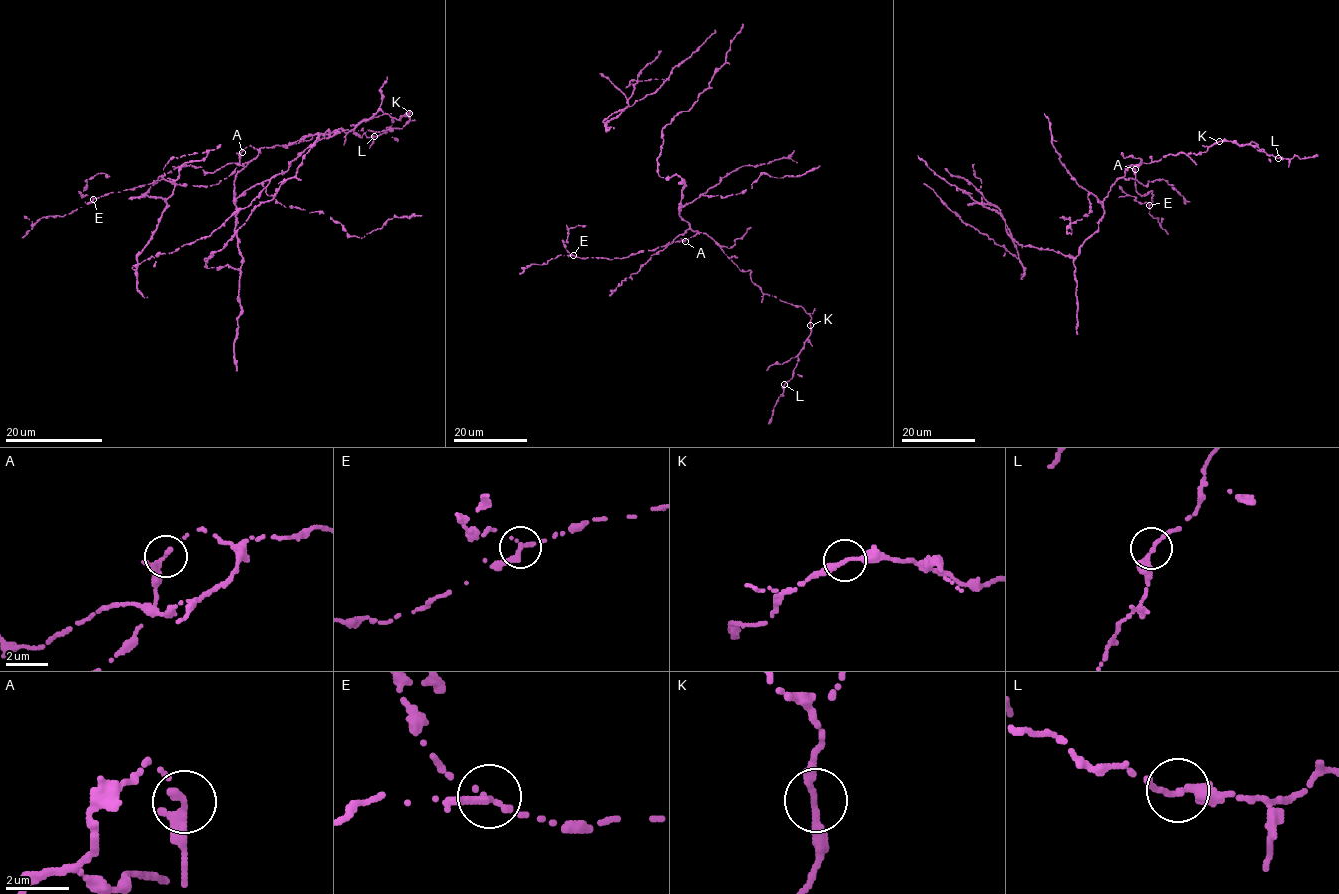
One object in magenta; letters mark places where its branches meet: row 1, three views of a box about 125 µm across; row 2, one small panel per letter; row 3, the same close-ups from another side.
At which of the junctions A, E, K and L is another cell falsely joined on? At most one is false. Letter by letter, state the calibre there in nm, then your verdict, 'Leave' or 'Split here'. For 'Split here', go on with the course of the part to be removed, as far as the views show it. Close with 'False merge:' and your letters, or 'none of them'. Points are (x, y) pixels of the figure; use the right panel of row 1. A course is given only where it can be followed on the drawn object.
A: Thickness 260 nm. Leave
E: Thickness 240 nm. Leave
K: Thickness 240 nm. Leave
L: Thickness 240 nm. Leave
False merge: none of them

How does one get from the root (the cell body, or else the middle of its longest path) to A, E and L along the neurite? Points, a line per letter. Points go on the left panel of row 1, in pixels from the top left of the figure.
A: (213, 254), (204, 260), (207, 268), (226, 265), (241, 268), (233, 181), (258, 154), (249, 145), (242, 151)
E: (213, 254), (207, 268), (241, 268), (233, 181), (257, 156), (253, 146), (218, 184), (160, 179), (93, 199)
L: (213, 254), (207, 268), (241, 268), (233, 181), (261, 148), (337, 129), (402, 128), (409, 113), (374, 135)

